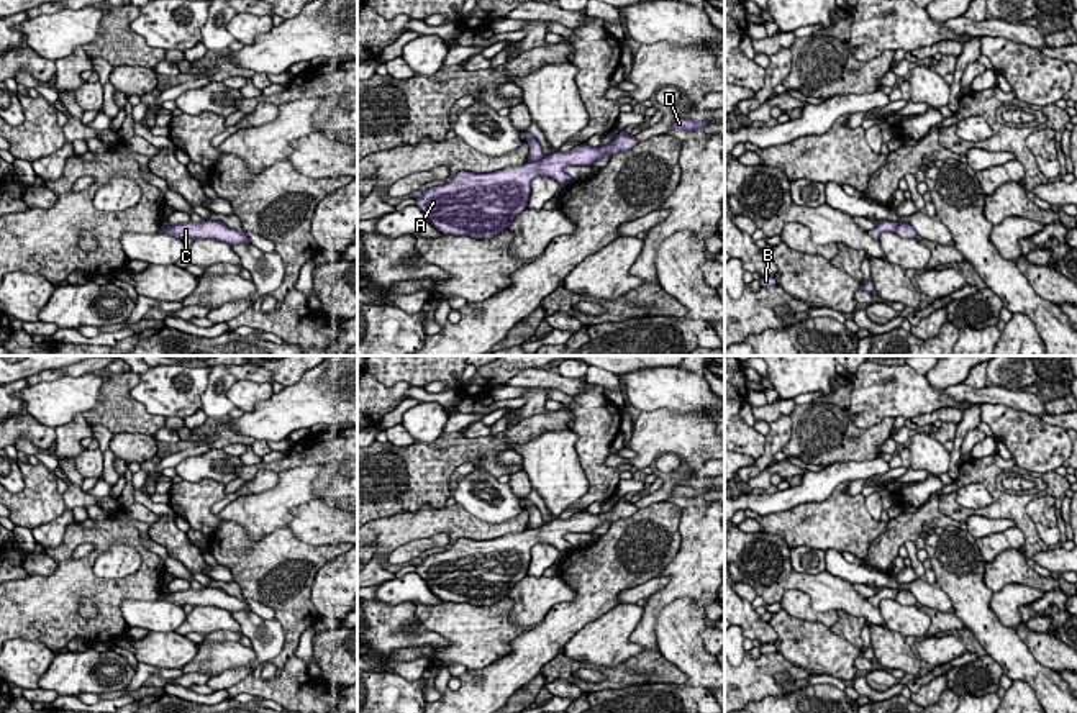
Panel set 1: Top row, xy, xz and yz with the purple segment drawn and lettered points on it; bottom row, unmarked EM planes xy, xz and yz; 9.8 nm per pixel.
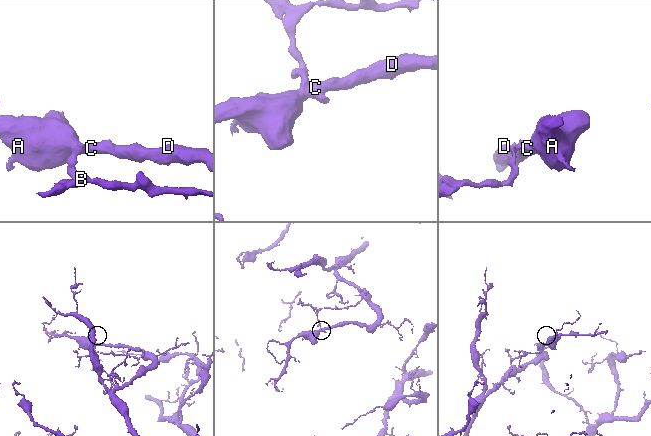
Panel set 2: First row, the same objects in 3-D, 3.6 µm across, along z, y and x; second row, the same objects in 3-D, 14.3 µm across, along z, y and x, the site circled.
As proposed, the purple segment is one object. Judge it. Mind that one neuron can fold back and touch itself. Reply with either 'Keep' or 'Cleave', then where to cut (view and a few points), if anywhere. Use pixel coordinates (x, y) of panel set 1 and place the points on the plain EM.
Cleave. Split along xz (543, 525), (528, 528)

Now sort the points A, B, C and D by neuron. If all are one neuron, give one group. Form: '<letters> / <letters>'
A C D / B

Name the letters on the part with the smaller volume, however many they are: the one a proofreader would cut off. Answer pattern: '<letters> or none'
B

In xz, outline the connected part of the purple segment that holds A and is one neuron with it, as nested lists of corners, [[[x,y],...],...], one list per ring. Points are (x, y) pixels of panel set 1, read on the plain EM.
[[[621,498],[607,513],[590,515],[585,510],[520,534],[489,541],[459,538],[449,551],[423,557],[415,569],[443,602],[490,606],[508,597],[515,584],[528,575],[531,549],[538,543],[552,544],[566,554],[574,549],[564,539],[567,533],[593,533],[605,521],[611,525],[638,510],[633,500]]]

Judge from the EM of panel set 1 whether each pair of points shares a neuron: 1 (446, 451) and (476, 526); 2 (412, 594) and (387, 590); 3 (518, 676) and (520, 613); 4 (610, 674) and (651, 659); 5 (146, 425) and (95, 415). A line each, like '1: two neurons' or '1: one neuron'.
1: two neurons
2: one neuron
3: two neurons
4: one neuron
5: one neuron

